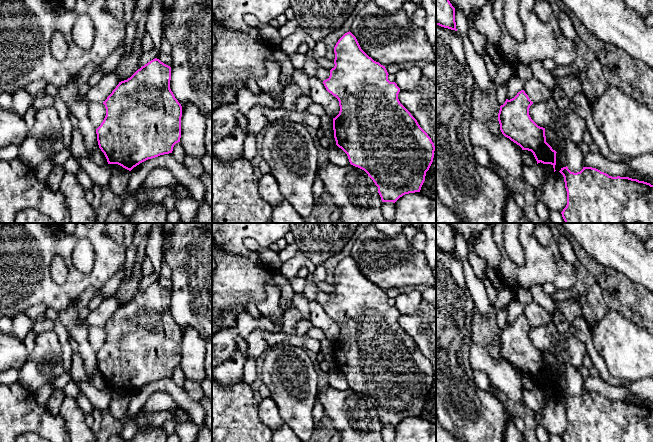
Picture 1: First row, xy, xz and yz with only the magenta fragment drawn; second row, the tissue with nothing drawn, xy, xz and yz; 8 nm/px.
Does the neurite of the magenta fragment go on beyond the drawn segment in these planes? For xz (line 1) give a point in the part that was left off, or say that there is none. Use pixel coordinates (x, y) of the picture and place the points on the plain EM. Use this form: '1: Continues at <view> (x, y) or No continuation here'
1: No continuation here

